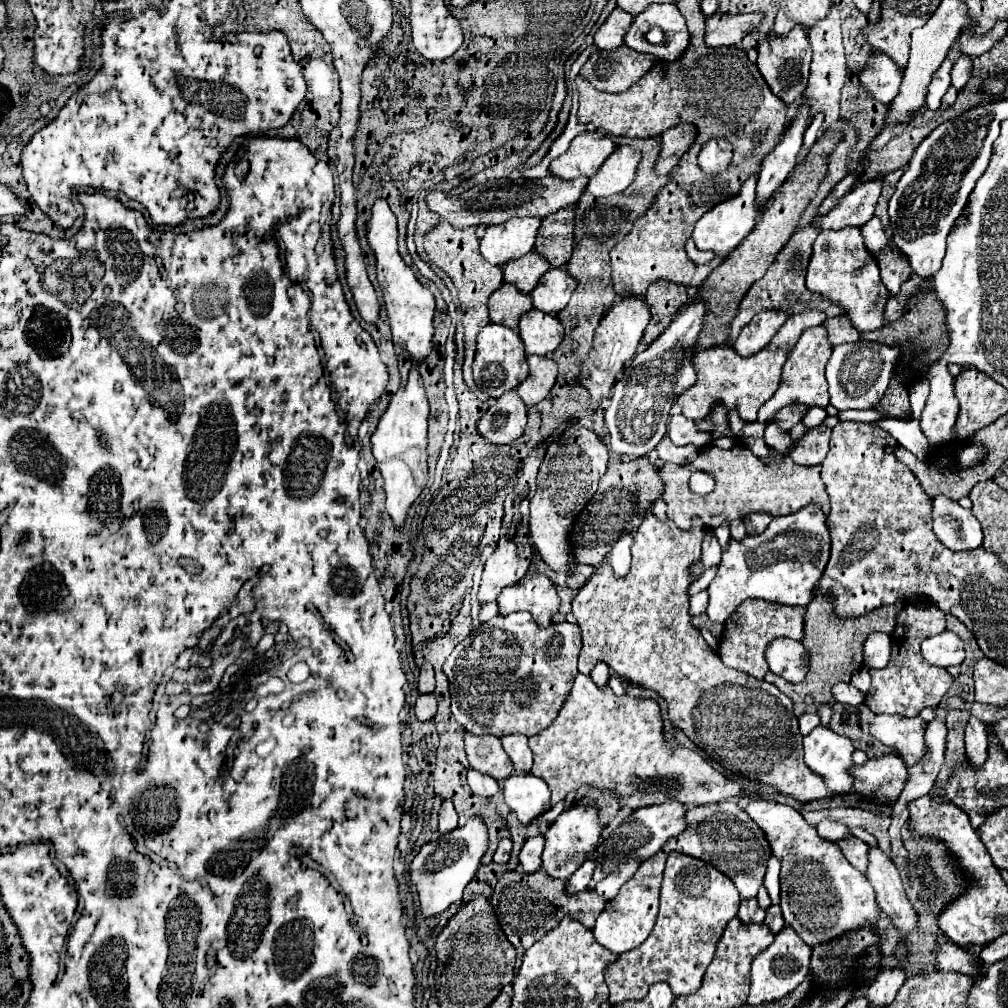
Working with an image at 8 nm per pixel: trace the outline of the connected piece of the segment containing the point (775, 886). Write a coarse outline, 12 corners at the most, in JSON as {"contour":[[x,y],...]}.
{"contour":[[768,860],[764,886],[772,904],[780,900],[780,860]]}

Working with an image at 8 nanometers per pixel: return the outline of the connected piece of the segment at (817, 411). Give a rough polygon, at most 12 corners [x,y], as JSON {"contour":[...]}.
{"contour":[[812,408],[804,416],[804,426],[820,426],[826,410]]}

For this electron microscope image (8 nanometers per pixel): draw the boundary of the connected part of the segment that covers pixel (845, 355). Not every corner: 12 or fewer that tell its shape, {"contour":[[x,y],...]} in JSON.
{"contour":[[858,340],[834,346],[830,404],[873,409],[896,348]]}

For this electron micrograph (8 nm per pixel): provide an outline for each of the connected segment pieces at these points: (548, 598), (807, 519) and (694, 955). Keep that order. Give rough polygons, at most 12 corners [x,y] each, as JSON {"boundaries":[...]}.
{"boundaries":[[[526,574],[496,602],[502,616],[528,610],[540,628],[560,606],[544,574]],[[814,504],[722,552],[708,618],[806,606],[830,556]],[[670,852],[660,912],[604,970],[610,1004],[700,988],[738,890]]]}

